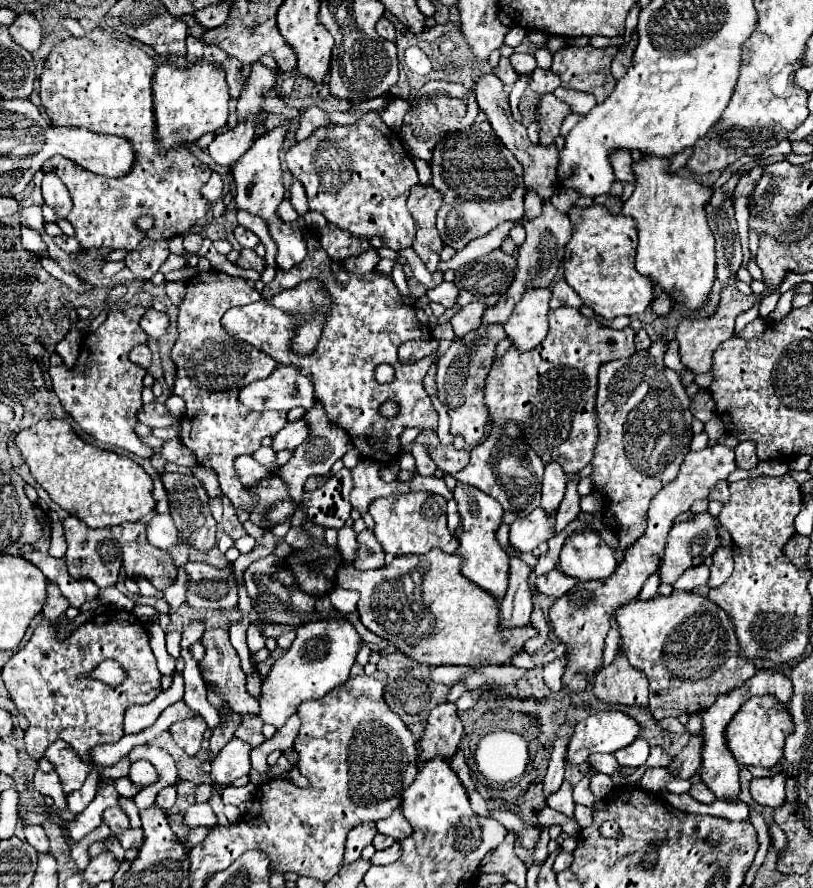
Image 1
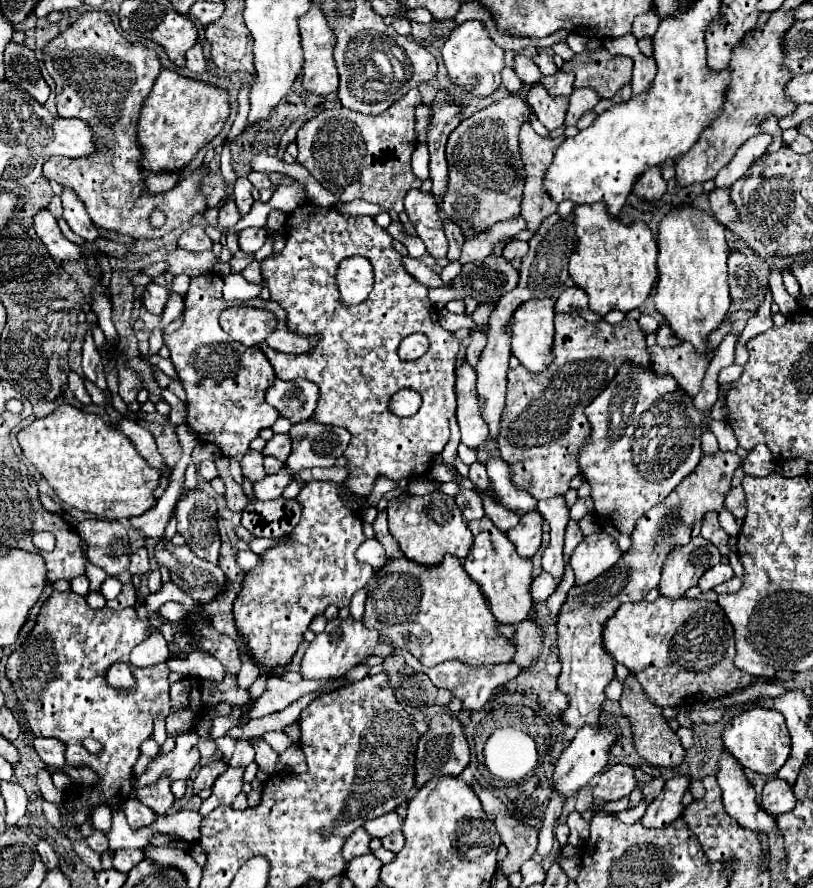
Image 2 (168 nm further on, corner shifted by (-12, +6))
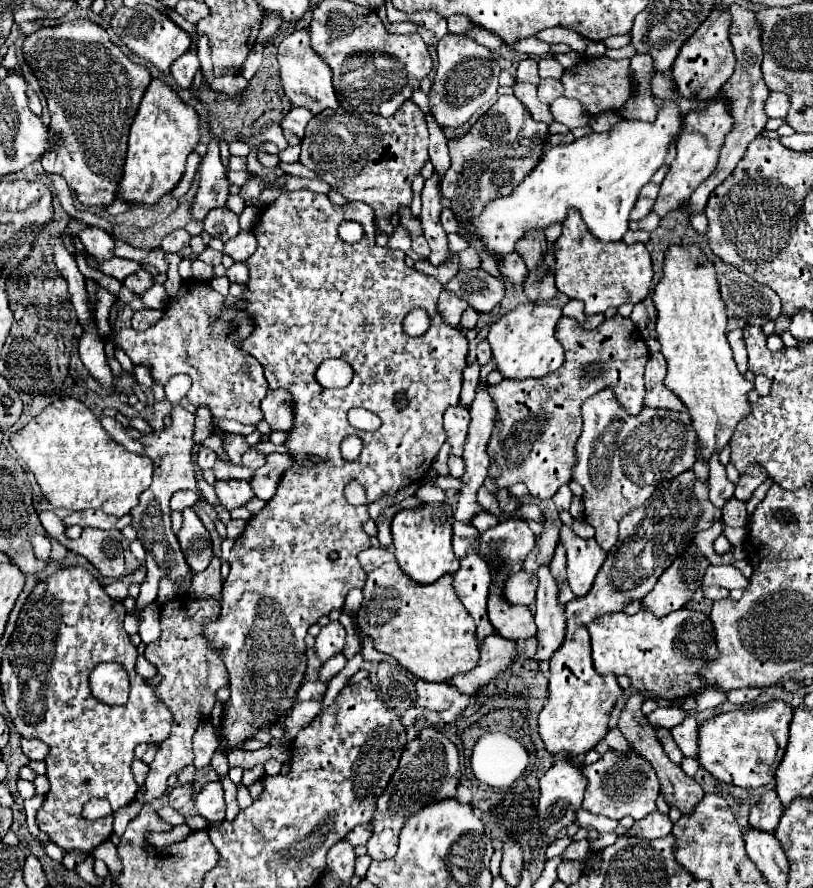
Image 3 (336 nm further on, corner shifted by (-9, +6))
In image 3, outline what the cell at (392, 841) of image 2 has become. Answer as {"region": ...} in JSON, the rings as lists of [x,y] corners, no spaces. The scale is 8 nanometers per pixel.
{"region":[[[425,727],[421,729],[421,733],[417,735],[417,739],[413,739],[411,743],[405,745],[403,753],[401,753],[401,761],[397,767],[397,773],[393,773],[393,781],[389,781],[389,789],[385,789],[385,793],[381,793],[381,797],[377,799],[377,813],[373,813],[373,835],[367,841],[367,853],[373,861],[385,861],[395,857],[397,853],[397,837],[399,831],[403,827],[403,823],[421,807],[433,803],[433,801],[443,801],[443,799],[451,799],[455,797],[455,789],[461,777],[461,769],[459,769],[459,753],[457,747],[435,727]]]}

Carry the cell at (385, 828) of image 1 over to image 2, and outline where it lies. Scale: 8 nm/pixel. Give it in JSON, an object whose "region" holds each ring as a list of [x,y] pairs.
{"region":[[[392,811],[392,813],[384,813],[372,821],[366,821],[364,823],[364,829],[372,835],[372,837],[386,837],[388,833],[394,833],[396,829],[402,829],[404,825],[404,817],[398,813],[398,811]]]}

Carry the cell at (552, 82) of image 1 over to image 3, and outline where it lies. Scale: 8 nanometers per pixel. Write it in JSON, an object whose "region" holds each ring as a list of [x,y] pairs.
{"region":[[[541,79],[539,83],[539,99],[547,105],[551,105],[557,97],[563,95],[563,85],[561,81],[555,81],[555,79]]]}

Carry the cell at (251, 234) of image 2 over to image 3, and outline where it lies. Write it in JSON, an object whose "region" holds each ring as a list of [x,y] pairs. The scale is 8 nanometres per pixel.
{"region":[[[241,231],[235,239],[227,241],[223,247],[223,255],[231,257],[235,263],[239,261],[247,261],[257,249],[257,241],[253,237],[251,231]]]}

